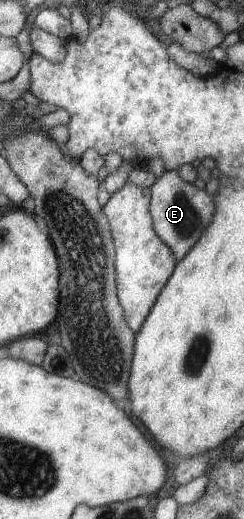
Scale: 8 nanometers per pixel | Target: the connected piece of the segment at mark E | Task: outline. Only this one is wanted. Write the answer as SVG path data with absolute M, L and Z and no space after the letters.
M175 168L165 170L149 189L151 198L148 208L152 216L152 226L156 234L171 248L176 261L179 261L192 249L212 221L215 211L213 196L207 194L204 188L197 189L193 184L181 179L179 171Z

